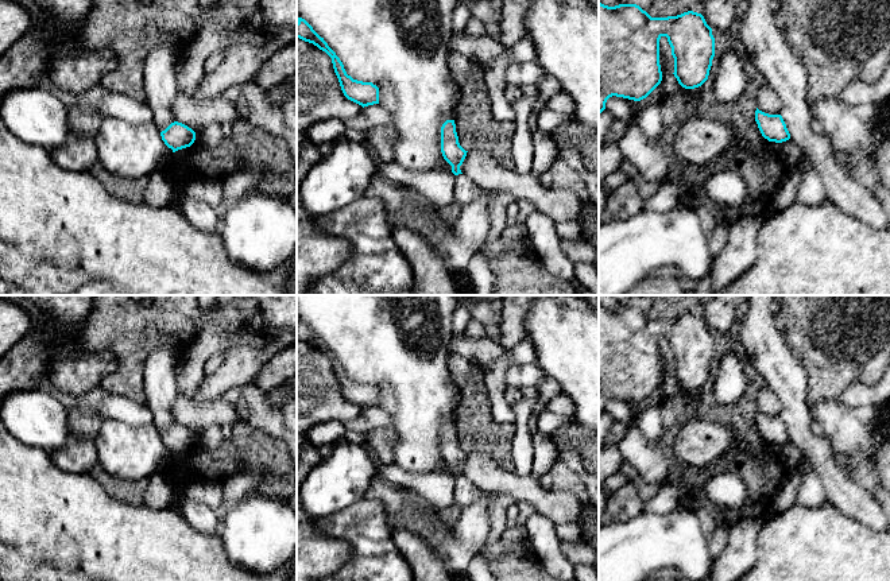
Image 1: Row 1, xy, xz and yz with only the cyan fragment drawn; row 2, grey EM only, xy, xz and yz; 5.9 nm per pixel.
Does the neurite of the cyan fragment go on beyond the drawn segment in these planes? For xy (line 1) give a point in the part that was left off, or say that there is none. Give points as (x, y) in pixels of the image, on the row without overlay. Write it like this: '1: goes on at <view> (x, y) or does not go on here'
1: does not go on here

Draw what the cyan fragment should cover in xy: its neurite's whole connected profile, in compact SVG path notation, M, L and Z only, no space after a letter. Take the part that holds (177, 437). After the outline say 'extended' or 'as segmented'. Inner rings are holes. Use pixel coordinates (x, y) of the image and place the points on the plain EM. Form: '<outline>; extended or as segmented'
M178 423L171 425L165 433L160 434L160 438L173 454L190 449L196 442L196 434Z; as segmented

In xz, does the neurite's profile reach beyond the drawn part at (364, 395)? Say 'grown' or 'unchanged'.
unchanged

